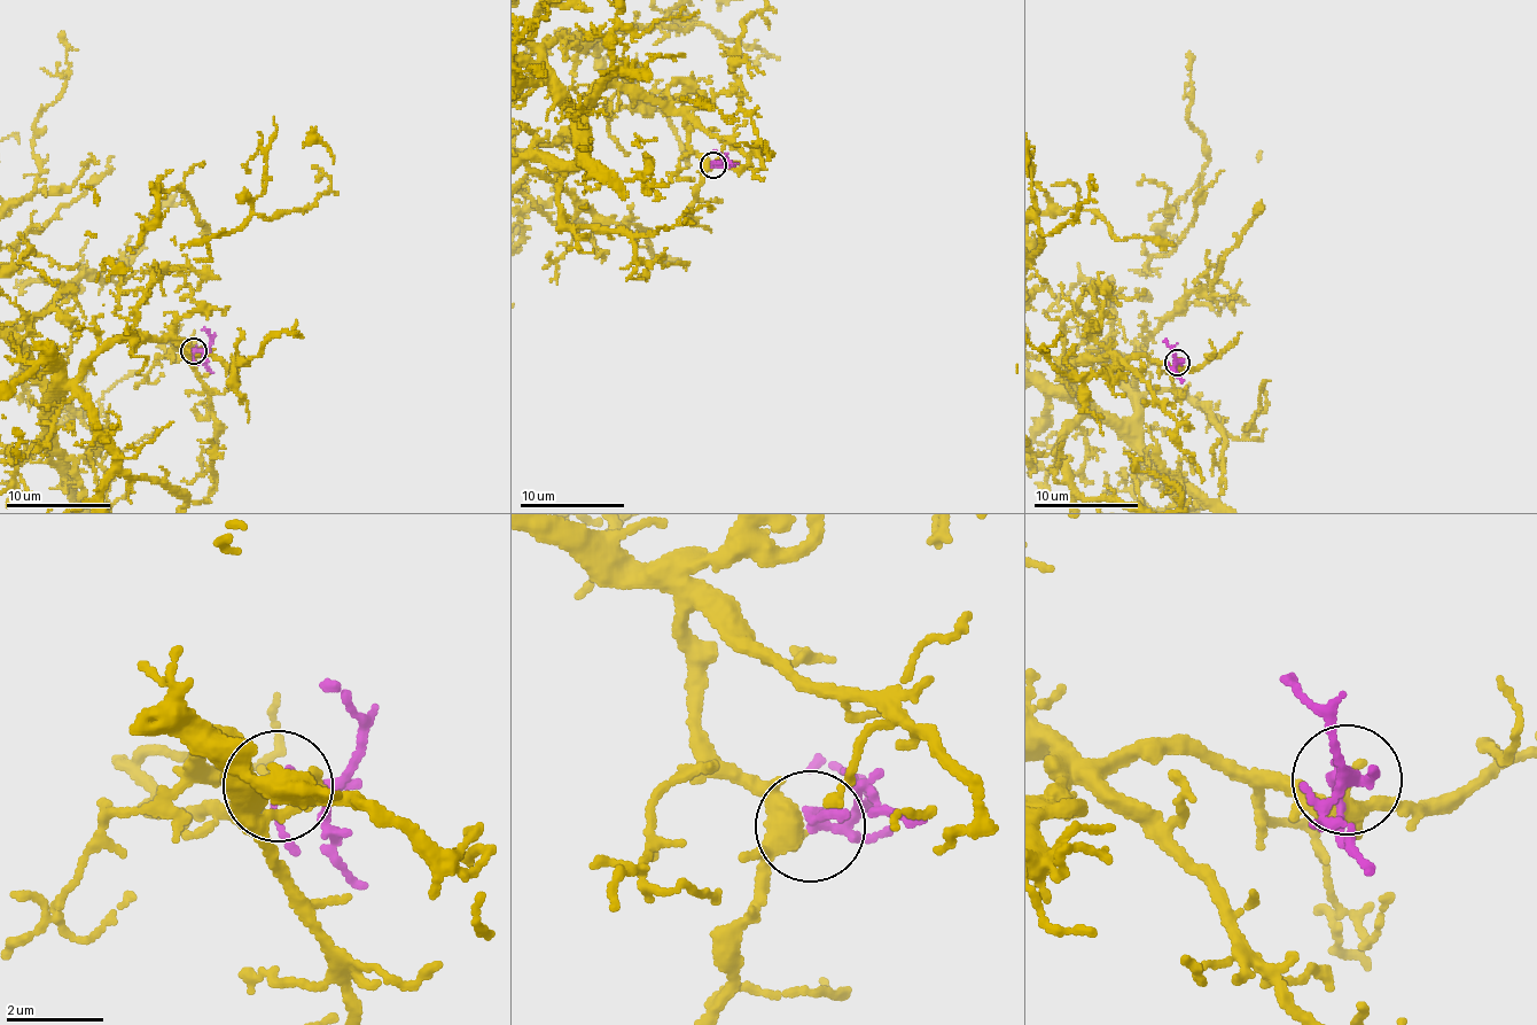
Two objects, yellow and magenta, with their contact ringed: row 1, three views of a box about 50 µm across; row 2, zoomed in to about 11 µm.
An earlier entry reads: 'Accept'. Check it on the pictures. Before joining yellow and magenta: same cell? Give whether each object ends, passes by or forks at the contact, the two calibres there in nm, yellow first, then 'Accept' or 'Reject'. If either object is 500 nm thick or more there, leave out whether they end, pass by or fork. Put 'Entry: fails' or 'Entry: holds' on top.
Entry: holds
At the ring yellow passes by. At the ring magenta forks. Thickness 320 nm (yellow) against 200 nm. Accept

